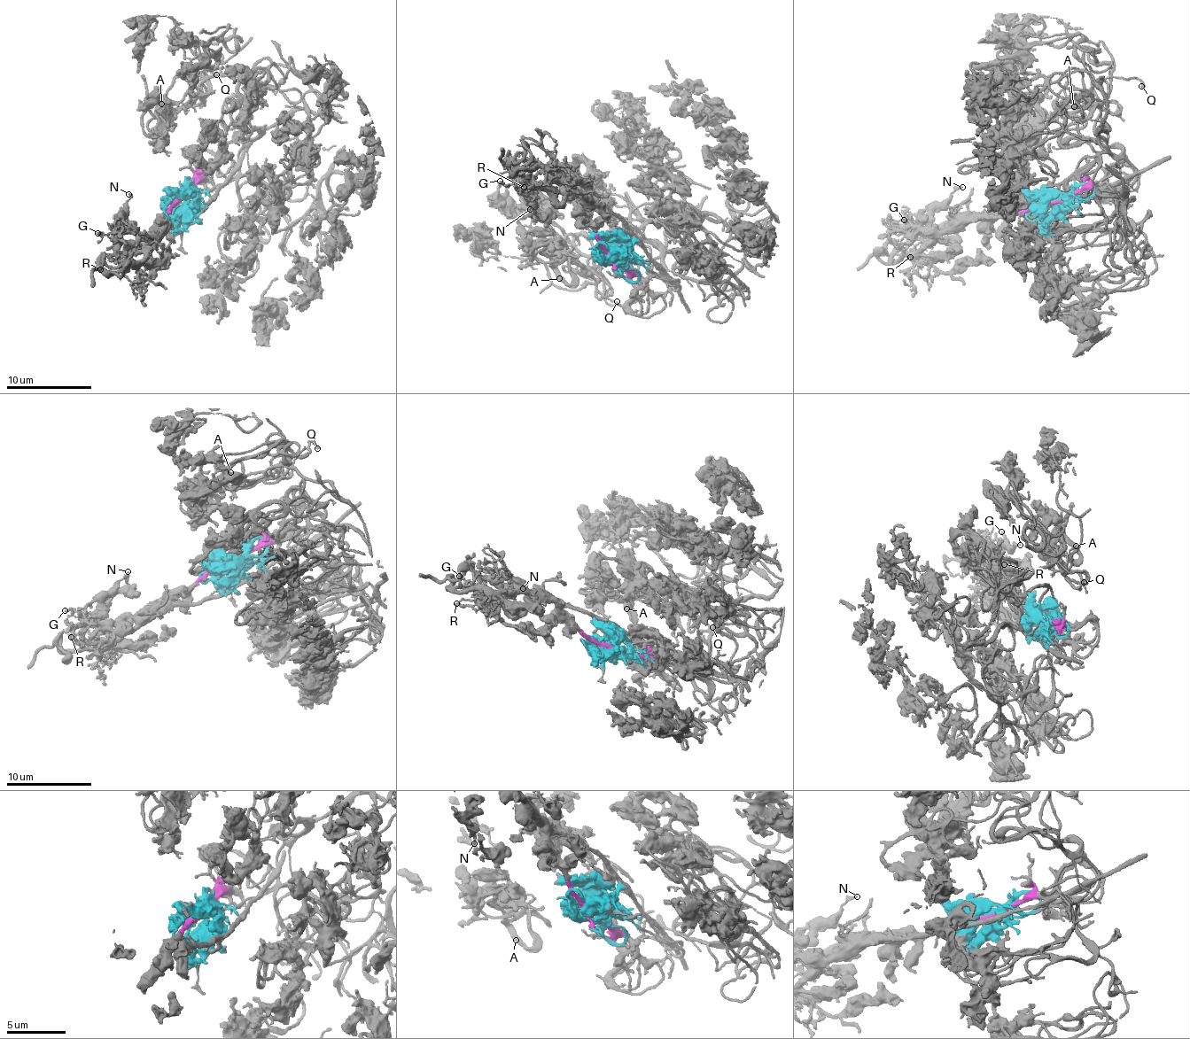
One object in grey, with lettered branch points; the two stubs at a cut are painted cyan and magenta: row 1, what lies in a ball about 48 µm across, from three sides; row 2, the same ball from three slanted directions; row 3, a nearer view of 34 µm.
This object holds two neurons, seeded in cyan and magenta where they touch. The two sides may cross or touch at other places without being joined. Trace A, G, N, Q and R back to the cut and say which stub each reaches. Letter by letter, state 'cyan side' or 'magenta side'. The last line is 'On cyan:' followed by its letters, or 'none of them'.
A: cyan side
G: magenta side
N: magenta side
Q: cyan side
R: magenta side
On cyan: A, Q

